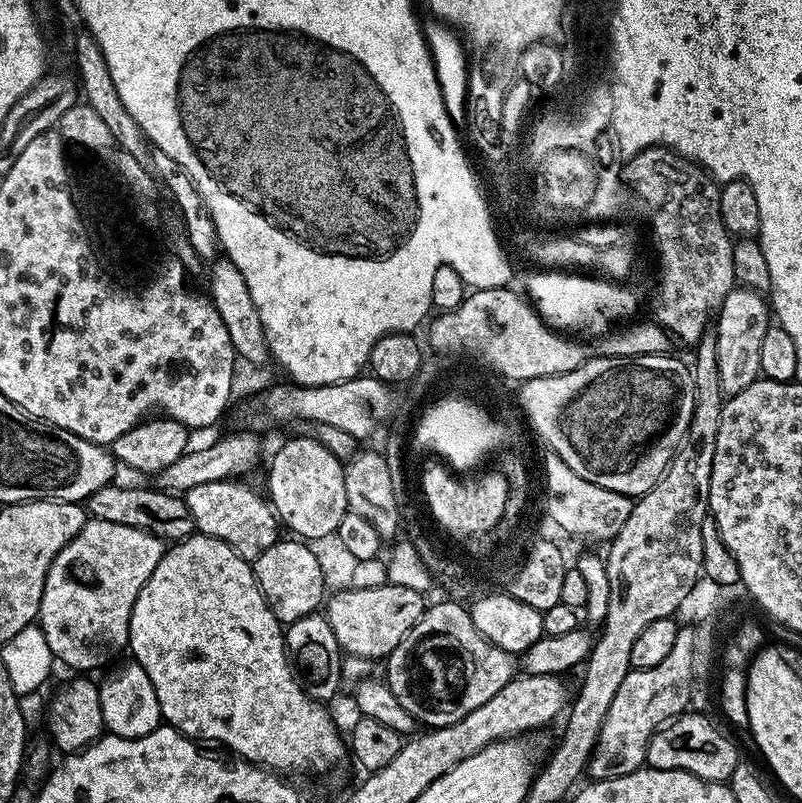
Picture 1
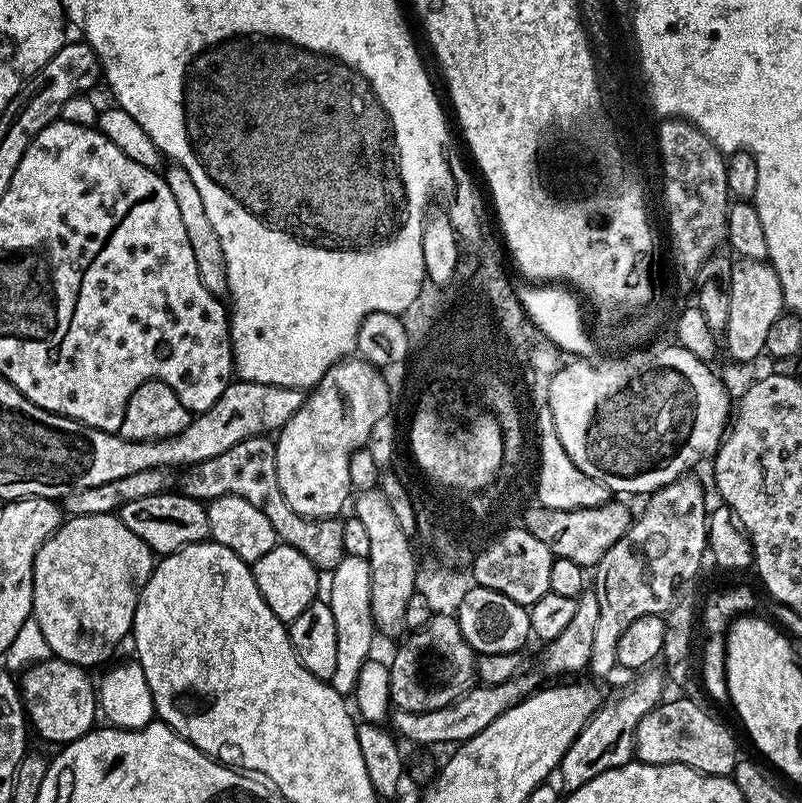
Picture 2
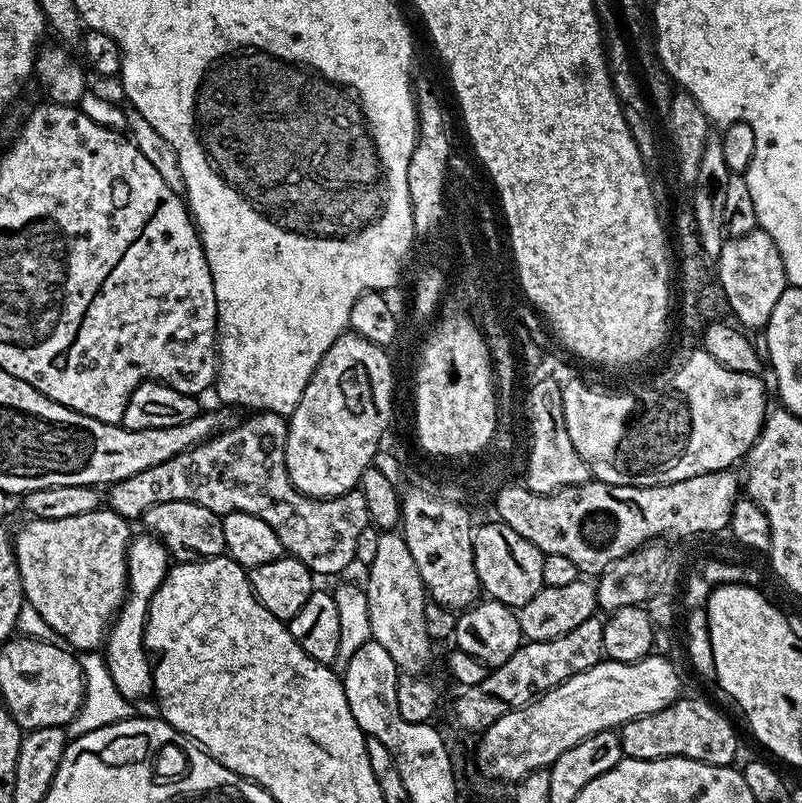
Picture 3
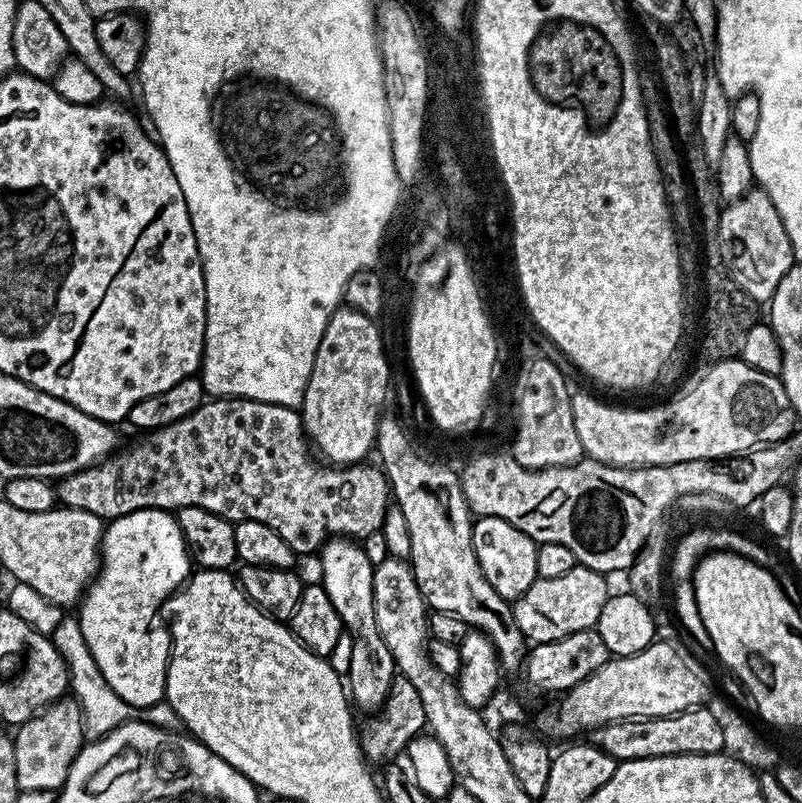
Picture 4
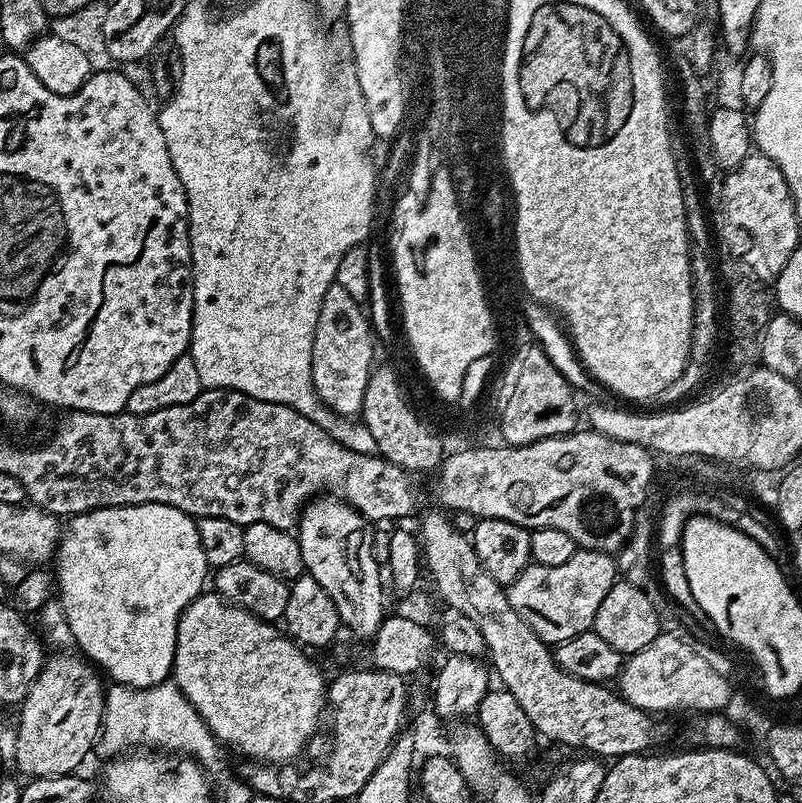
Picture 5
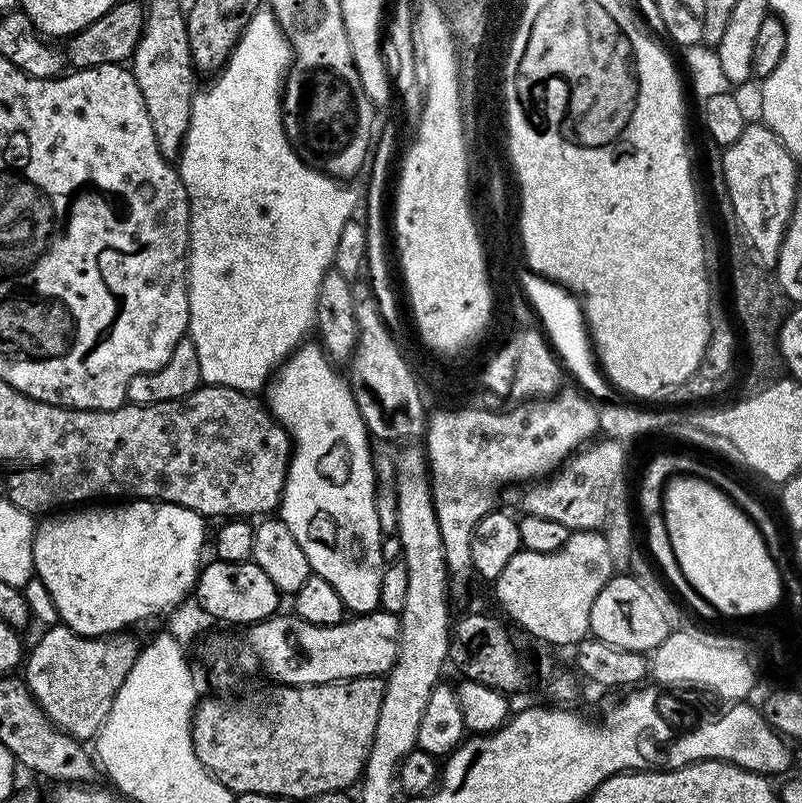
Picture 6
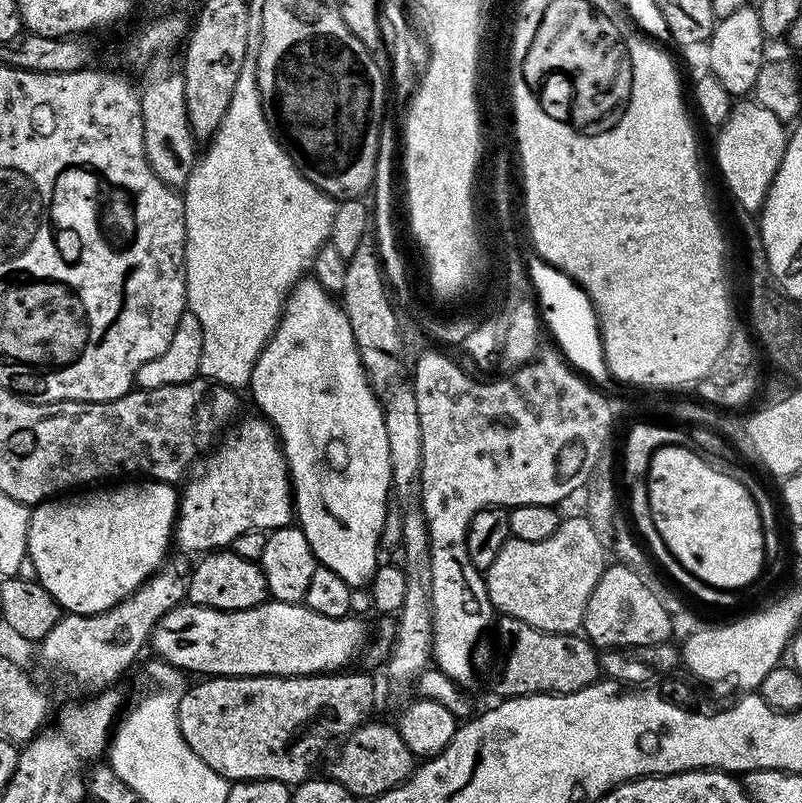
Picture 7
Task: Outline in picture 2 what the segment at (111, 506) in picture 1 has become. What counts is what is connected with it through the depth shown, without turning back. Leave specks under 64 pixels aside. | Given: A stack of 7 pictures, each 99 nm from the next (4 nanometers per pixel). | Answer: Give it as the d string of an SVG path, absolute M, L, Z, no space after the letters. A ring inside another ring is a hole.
M180 490L159 492L150 498L137 498L135 502L126 502L118 515L122 526L134 530L134 534L138 534L138 538L142 538L142 542L146 542L146 546L160 558L191 544L203 544L209 539L207 507L201 501L185 496Z

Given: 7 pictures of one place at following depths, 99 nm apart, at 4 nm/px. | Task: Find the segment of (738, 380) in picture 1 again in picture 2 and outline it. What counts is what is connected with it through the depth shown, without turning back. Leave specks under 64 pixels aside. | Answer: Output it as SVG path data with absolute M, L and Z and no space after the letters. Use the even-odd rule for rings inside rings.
M740 260L732 264L728 294L728 327L724 329L722 341L728 347L730 359L748 364L760 355L765 355L770 326L774 326L776 319L785 311L782 286L771 263L762 260Z

